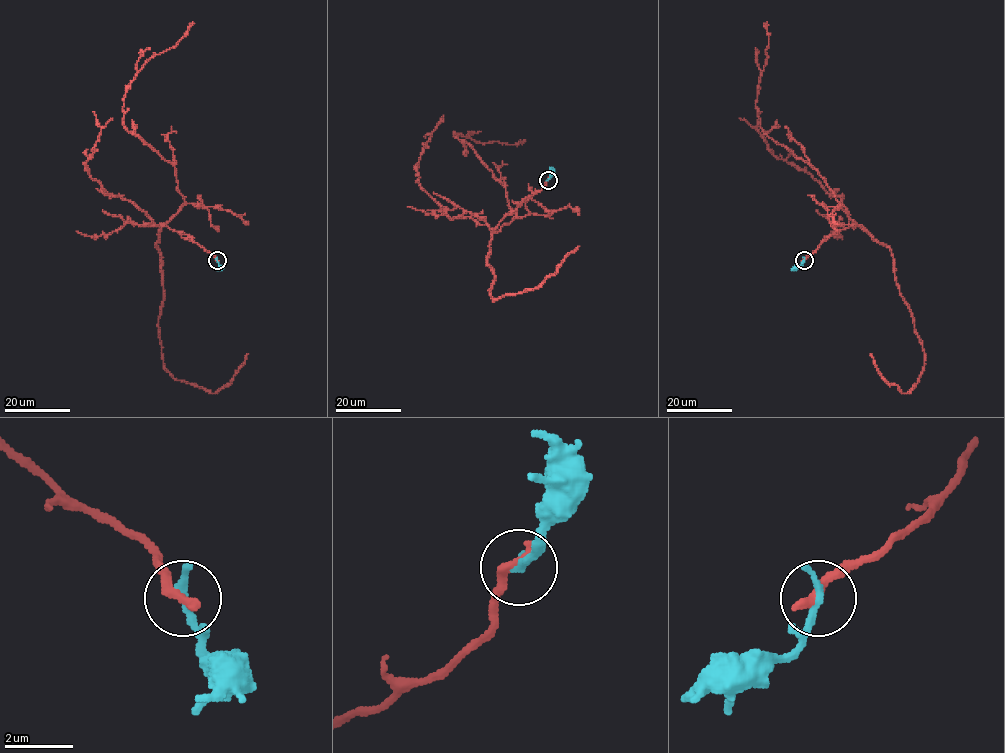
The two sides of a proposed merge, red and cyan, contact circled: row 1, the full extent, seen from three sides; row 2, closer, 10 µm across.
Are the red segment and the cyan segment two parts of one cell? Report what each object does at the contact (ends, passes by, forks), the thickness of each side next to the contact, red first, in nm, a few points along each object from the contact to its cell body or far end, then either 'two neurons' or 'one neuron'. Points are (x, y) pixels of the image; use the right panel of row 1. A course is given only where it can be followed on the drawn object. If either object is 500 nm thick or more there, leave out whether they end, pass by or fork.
red ends | cyan ends | 340/280 nm | red via (804, 260), (829, 235), (855, 224), (811, 165), (773, 140), (760, 124), (757, 86), (769, 41), (764, 23) | cyan via (804, 260), (791, 270) | two neurons

